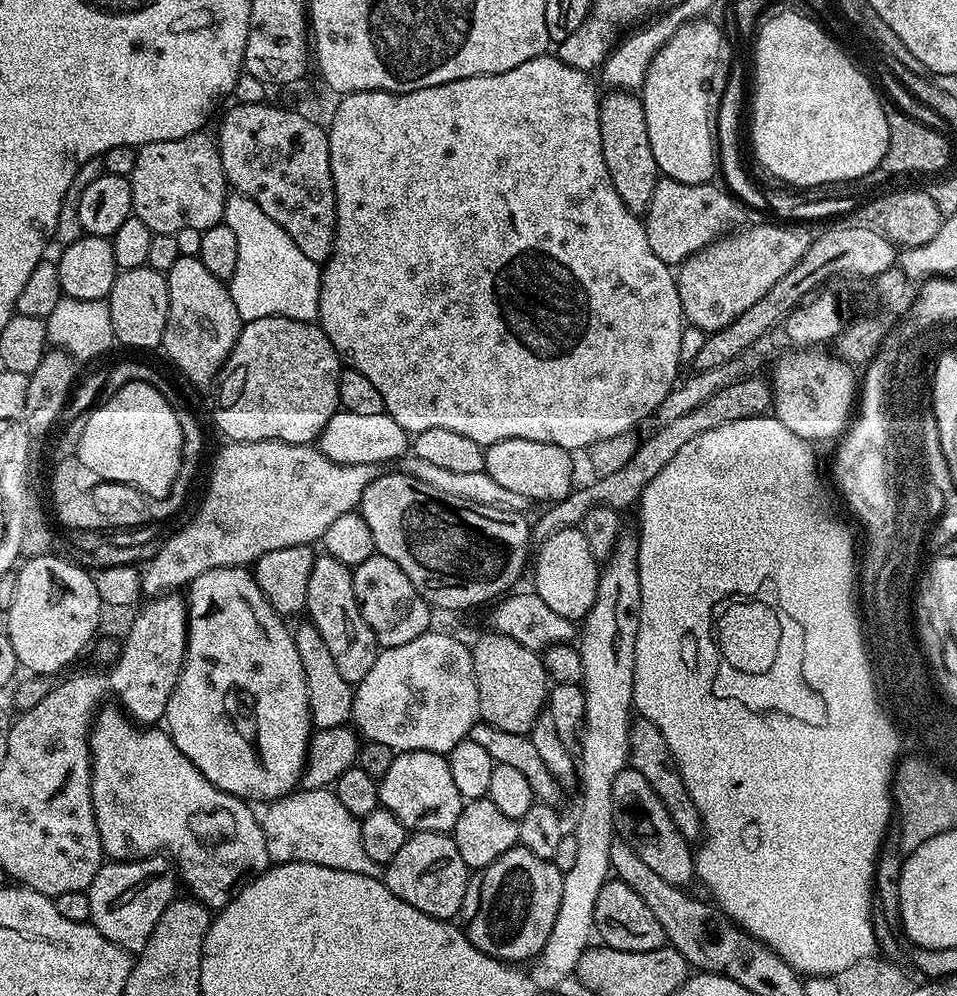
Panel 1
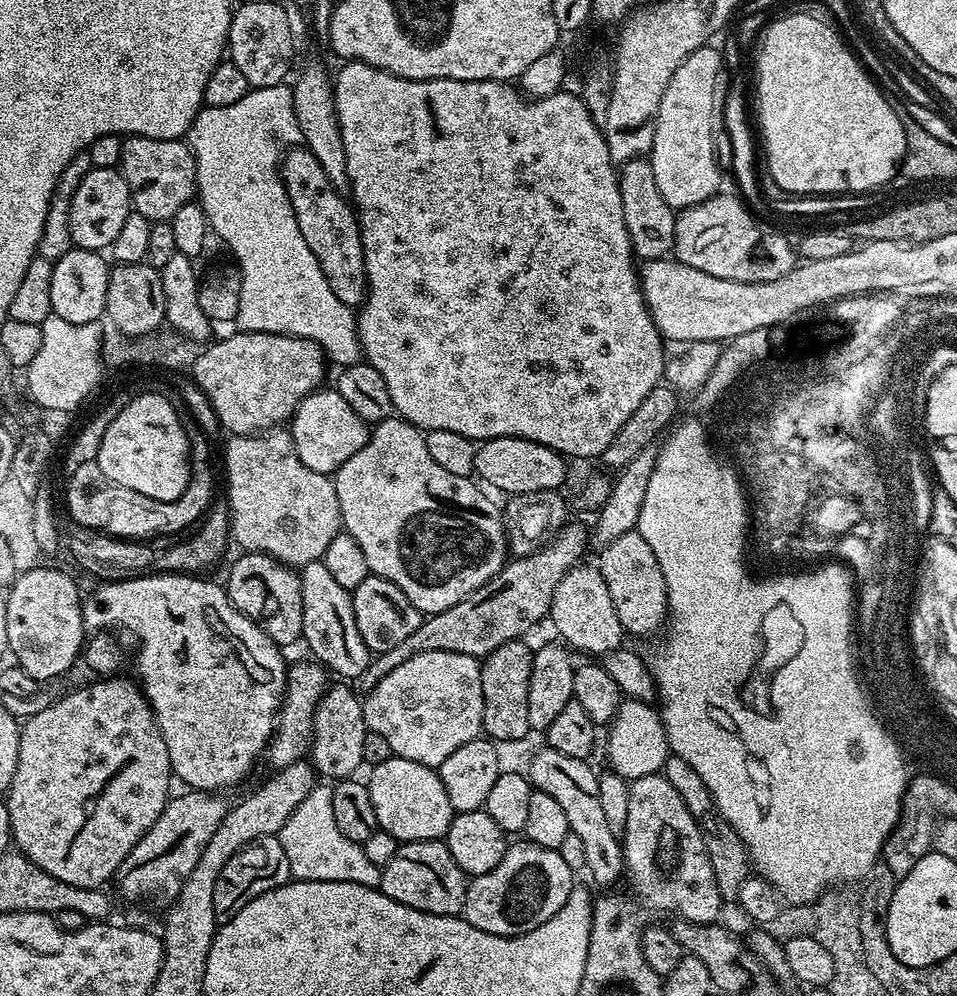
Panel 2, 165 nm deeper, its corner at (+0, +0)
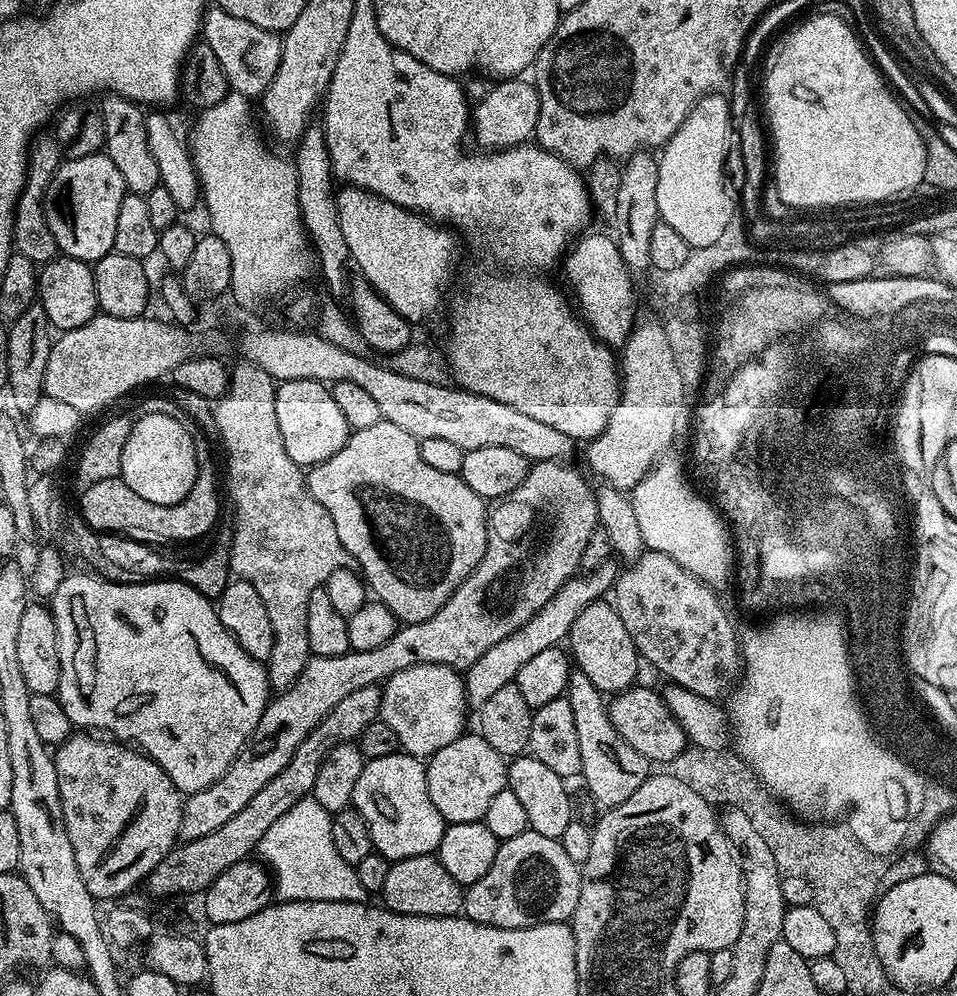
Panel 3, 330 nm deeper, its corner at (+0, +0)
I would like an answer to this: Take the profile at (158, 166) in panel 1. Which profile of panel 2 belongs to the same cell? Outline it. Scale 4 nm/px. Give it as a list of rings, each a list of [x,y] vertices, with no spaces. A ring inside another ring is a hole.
[[[129,136],[124,140],[120,163],[120,172],[126,178],[126,186],[132,195],[133,209],[142,214],[147,220],[153,222],[168,222],[182,206],[193,203],[196,191],[196,163],[192,149],[183,139],[159,140],[158,138],[146,138],[145,136]]]

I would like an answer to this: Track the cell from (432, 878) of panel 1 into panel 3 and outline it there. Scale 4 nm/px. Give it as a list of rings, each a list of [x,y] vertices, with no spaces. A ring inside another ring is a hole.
[[[435,855],[402,858],[390,863],[390,874],[386,874],[386,886],[382,886],[379,895],[382,897],[383,907],[391,912],[406,914],[407,916],[454,916],[463,909],[465,889],[454,878],[450,878],[446,866]]]

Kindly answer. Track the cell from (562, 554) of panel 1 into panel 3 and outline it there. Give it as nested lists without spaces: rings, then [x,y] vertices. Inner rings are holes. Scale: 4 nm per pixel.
[[[607,599],[595,600],[593,604],[586,606],[586,610],[582,610],[582,614],[578,614],[578,618],[574,618],[574,626],[568,631],[566,648],[575,667],[586,674],[590,682],[594,682],[601,694],[625,692],[637,683],[636,675],[642,667],[641,656],[618,612]]]

